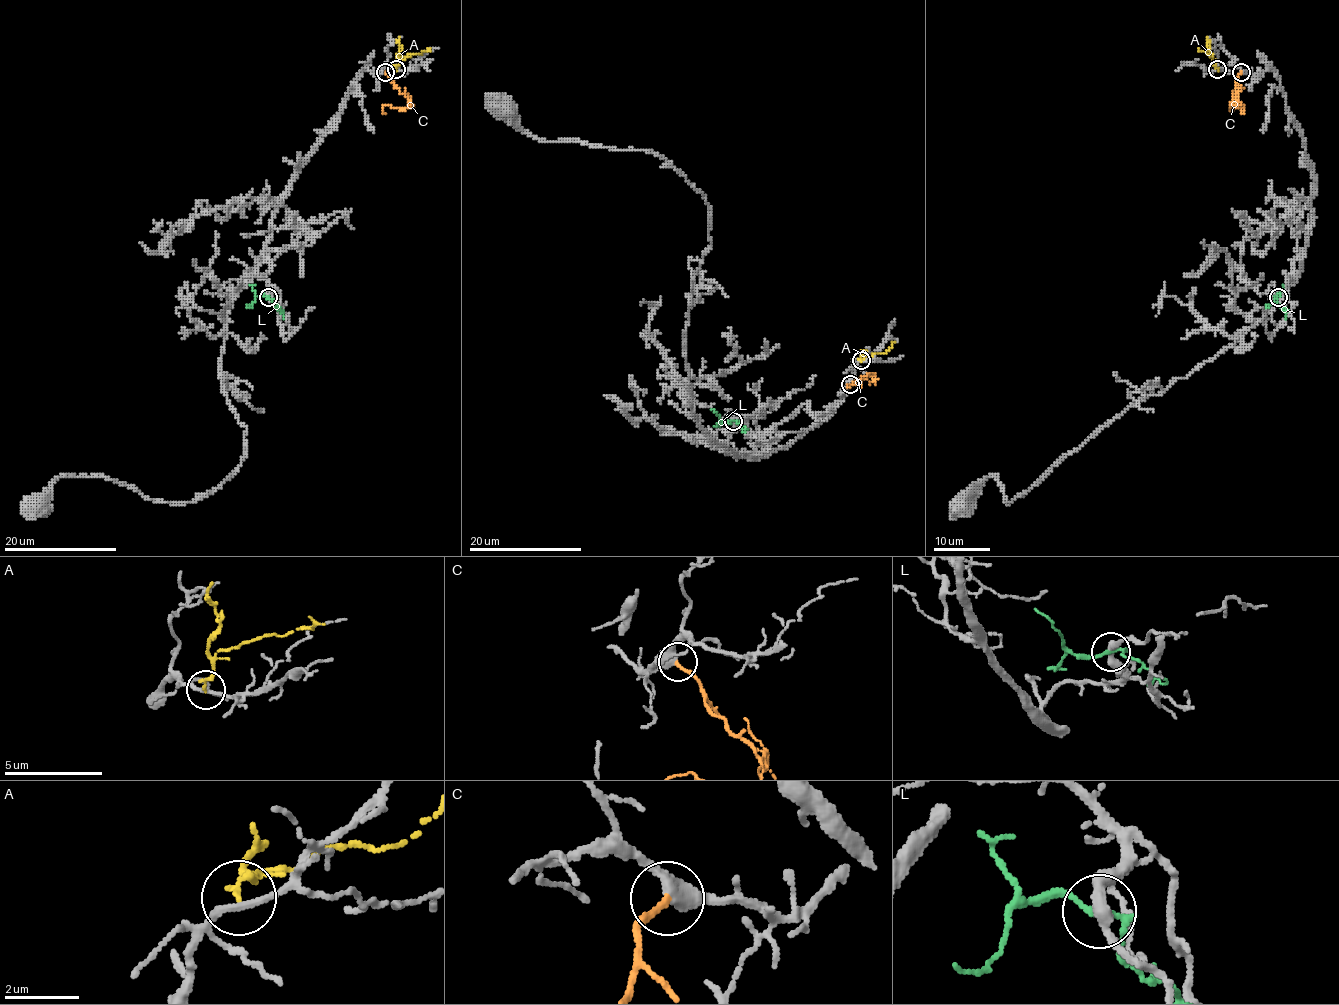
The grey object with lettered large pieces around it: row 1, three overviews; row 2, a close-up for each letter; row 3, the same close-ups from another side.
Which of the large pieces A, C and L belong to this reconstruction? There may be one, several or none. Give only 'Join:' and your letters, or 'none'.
Join: C

